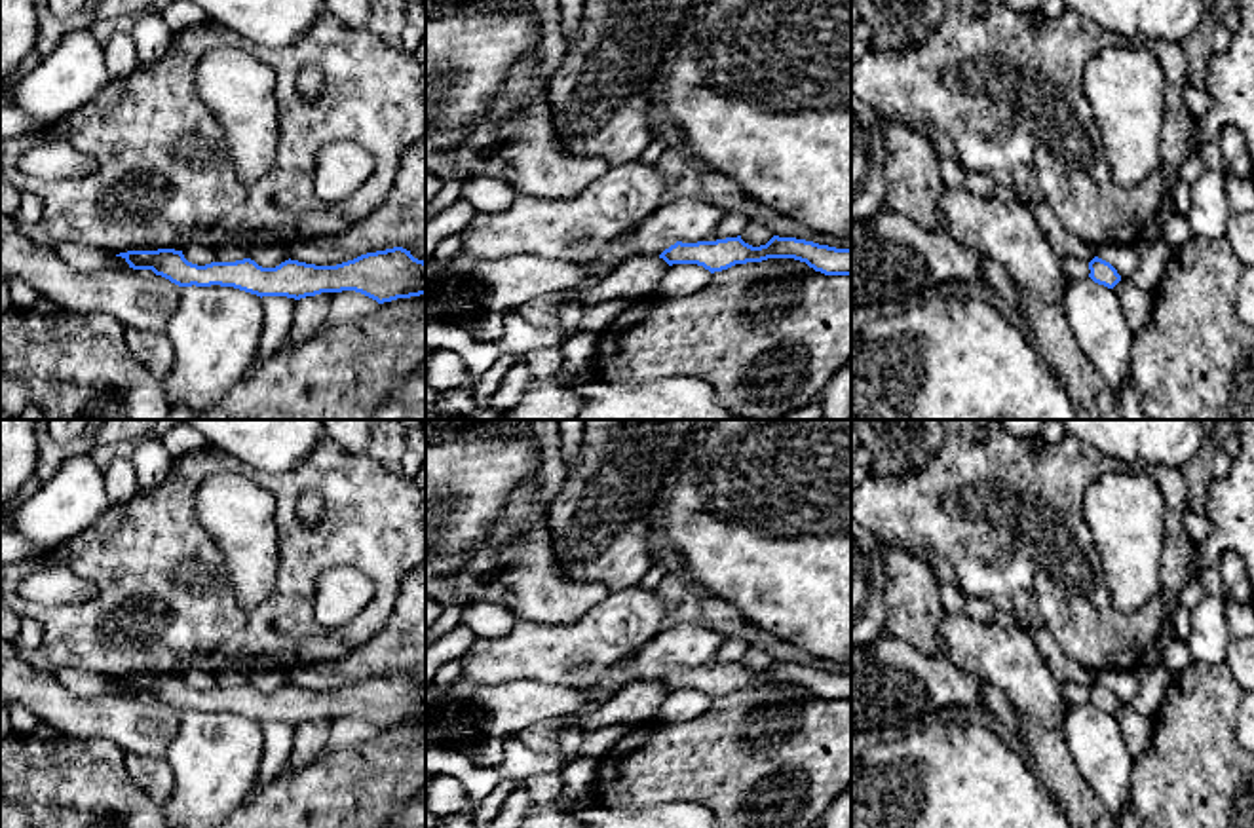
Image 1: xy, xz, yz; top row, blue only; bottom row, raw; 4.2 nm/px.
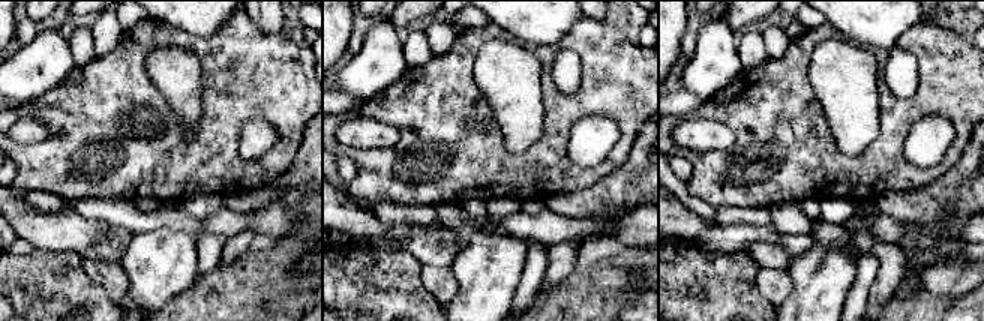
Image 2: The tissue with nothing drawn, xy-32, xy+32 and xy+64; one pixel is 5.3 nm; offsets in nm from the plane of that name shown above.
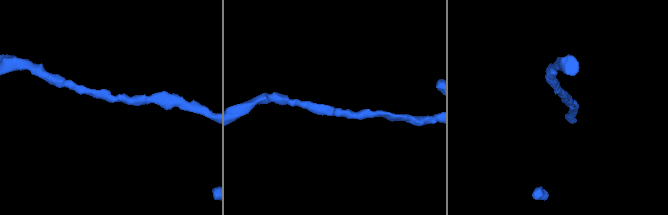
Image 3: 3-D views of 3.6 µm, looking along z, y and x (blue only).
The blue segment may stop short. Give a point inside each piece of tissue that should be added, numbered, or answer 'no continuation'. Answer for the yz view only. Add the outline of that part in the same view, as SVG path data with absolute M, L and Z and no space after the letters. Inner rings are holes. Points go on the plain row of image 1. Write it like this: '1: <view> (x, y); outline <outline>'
no continuation

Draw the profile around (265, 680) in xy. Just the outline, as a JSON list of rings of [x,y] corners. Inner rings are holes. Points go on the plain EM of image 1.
[[[255,670],[249,672],[249,684],[255,686],[262,693],[276,693],[281,687],[289,686],[289,674],[287,670]]]

